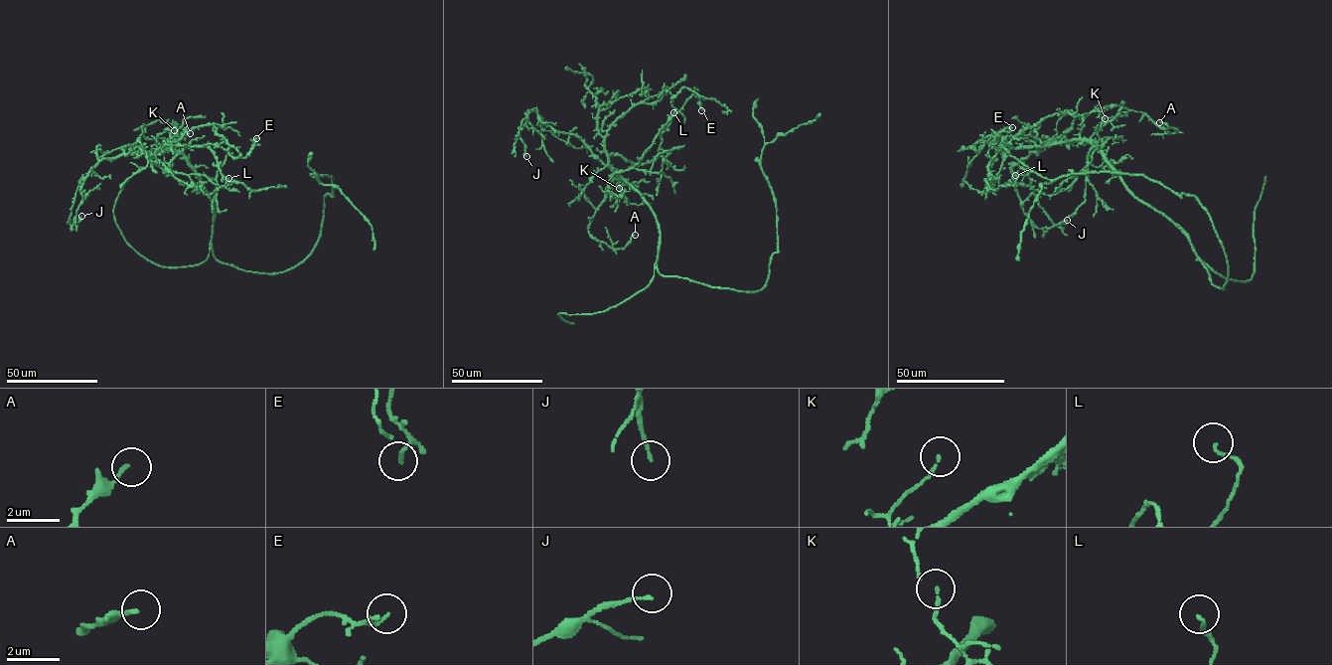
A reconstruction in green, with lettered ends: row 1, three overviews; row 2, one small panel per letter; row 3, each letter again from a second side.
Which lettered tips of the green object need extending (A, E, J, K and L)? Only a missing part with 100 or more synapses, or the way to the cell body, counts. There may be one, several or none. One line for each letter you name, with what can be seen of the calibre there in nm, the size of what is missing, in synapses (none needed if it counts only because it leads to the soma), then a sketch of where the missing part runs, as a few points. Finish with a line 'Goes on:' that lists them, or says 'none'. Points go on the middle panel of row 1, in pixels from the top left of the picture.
Goes on: none

